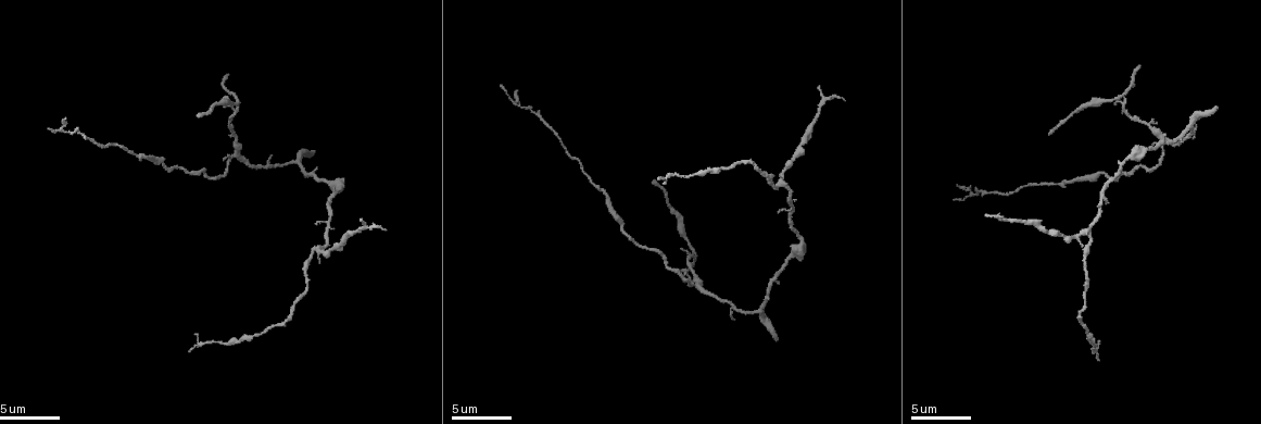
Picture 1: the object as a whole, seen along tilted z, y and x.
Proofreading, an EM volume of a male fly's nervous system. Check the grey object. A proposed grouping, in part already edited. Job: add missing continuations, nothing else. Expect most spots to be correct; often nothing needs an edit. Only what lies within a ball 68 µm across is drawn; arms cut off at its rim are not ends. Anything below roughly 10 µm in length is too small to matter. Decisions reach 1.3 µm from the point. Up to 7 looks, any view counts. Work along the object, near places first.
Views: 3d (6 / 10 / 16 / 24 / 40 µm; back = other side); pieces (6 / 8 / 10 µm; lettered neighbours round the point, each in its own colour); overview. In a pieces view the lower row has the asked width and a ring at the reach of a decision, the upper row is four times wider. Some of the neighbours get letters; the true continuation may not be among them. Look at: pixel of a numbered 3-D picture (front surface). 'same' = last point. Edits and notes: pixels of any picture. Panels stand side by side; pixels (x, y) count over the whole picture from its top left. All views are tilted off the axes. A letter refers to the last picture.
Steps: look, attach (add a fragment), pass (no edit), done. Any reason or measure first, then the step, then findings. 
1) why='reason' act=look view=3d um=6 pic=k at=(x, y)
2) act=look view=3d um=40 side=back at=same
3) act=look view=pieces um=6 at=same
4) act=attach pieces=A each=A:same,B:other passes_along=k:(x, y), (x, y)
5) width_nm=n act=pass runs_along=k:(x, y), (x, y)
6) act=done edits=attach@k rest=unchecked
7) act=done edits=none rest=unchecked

why='tapers out' act=look view=pieces um=8 pic=1 at=(516, 89)

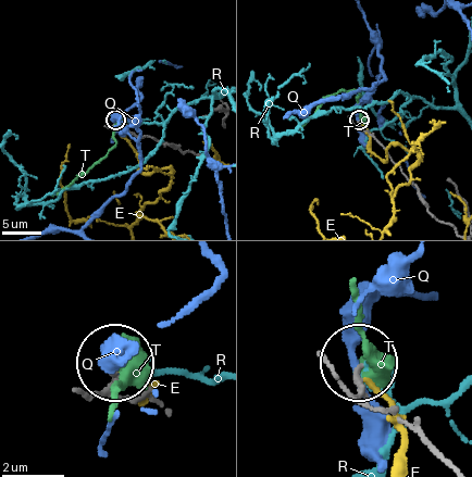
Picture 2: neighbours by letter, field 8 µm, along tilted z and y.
act=pass each=E:other,Q:other,R:other,T:other found='none of them fits'

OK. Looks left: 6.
why='branch stops here' act=look view=pieces um=6 pic=1 at=(1049, 130)

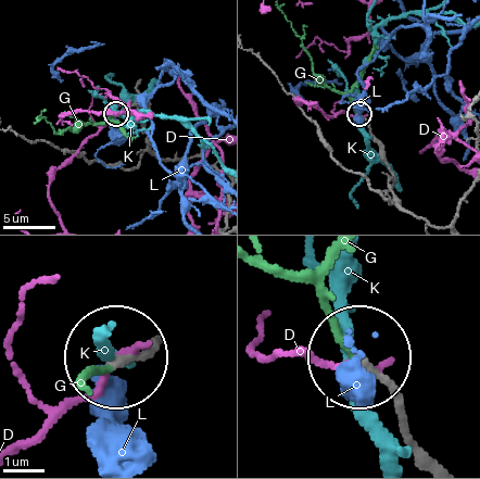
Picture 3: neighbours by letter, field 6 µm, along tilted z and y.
act=pass each=D:other,G:other,K:other,L:other found='none of them fits'

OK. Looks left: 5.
why='tapers out' act=look view=pieces um=10 pic=1 at=(1096, 357)

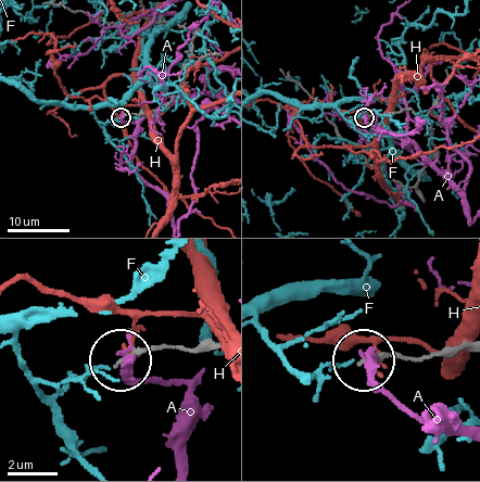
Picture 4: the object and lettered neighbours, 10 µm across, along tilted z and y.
act=pass each=A:other,F:other,H:other found='none of them fits'

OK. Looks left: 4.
why='branch stops here' act=look view=3d um=10 pic=1 at=(319, 224)

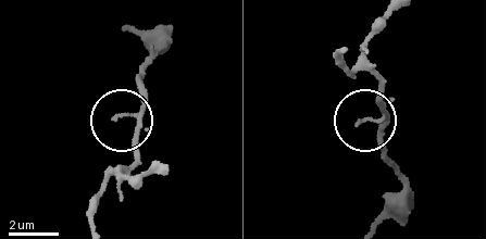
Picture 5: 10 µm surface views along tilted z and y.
why='what lies round it' act=look view=pieces um=8 pic=5 at=(358, 125)

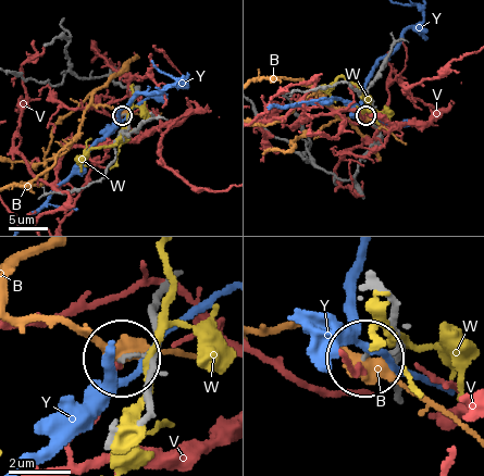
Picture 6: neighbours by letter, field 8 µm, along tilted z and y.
act=pass each=B:other,V:other,W:other,Y:other found='no lettered fragment goes on from it'

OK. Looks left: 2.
act=done edits=none rest=unchecked

